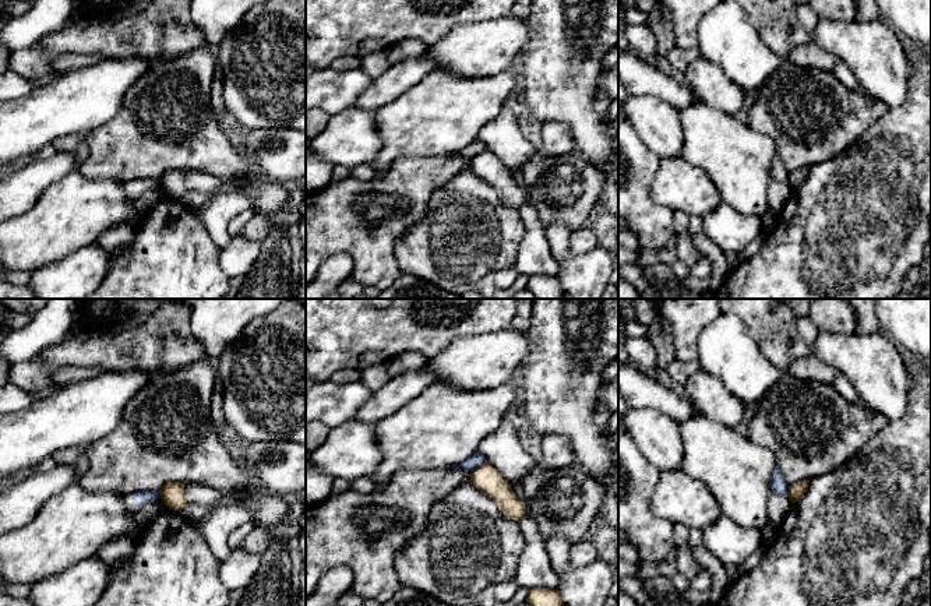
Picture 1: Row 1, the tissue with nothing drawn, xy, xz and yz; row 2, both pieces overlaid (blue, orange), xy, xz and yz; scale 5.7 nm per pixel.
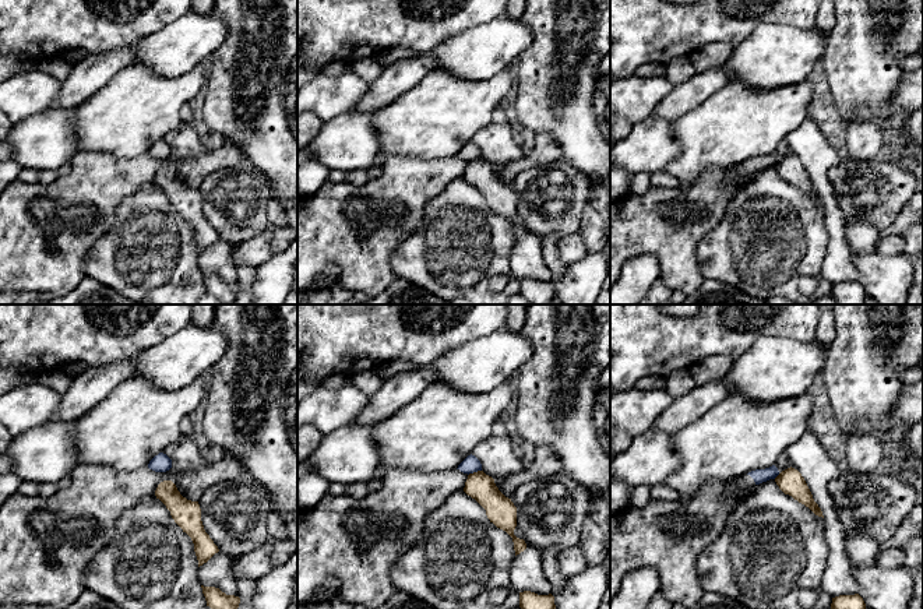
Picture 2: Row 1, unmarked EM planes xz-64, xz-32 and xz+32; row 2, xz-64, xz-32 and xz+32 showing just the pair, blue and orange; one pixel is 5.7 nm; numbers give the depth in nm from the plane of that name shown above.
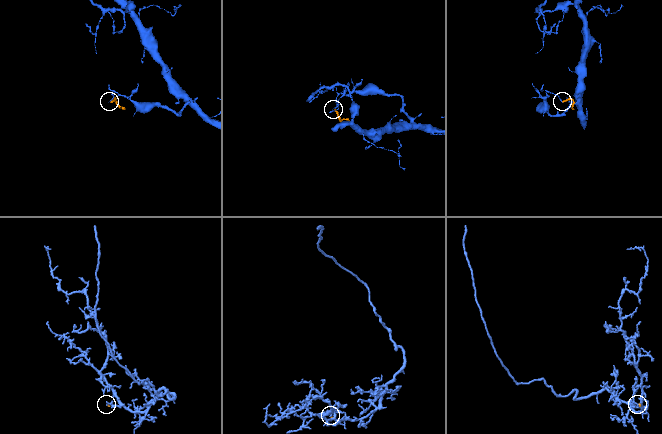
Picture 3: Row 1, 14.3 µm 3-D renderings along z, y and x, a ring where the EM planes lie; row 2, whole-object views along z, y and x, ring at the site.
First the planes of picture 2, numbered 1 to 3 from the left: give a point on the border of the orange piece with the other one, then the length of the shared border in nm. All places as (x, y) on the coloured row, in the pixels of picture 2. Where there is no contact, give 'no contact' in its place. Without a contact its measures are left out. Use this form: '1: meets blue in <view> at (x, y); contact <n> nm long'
1: no contact
2: meets blue in xz-32 at (474, 471); contact 90 nm long
3: meets blue in xz+32 at (777, 475); contact 50 nm long

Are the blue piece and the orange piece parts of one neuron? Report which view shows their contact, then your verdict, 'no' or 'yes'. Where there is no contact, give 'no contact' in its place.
xz | no

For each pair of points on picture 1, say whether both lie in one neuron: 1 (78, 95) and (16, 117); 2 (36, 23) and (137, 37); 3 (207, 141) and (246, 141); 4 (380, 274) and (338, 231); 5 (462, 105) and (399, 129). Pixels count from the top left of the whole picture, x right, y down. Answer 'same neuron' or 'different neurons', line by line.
1: same neuron
2: different neurons
3: different neurons
4: same neuron
5: same neuron

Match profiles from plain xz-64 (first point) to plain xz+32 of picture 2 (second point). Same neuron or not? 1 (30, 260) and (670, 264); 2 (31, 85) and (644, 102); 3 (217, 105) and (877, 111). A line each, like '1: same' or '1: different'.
1: same
2: same
3: same

